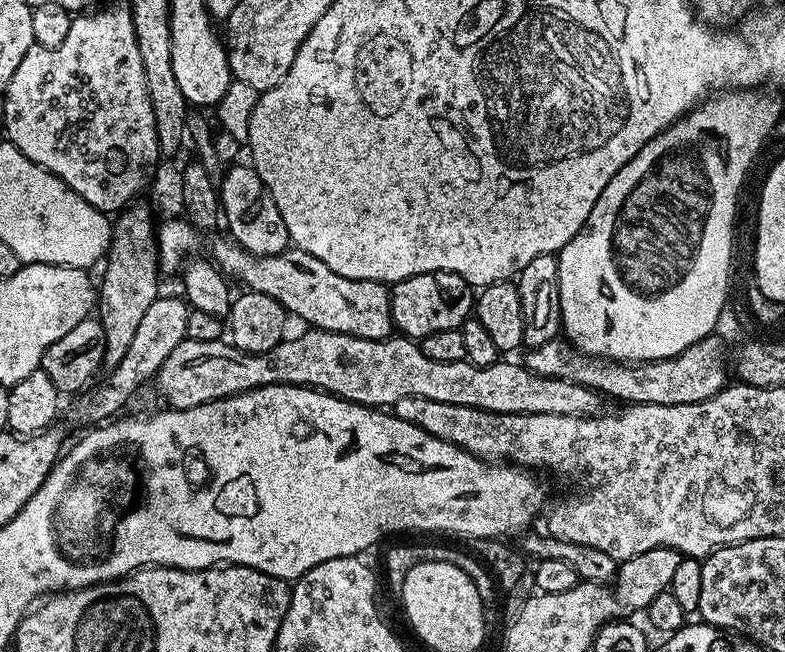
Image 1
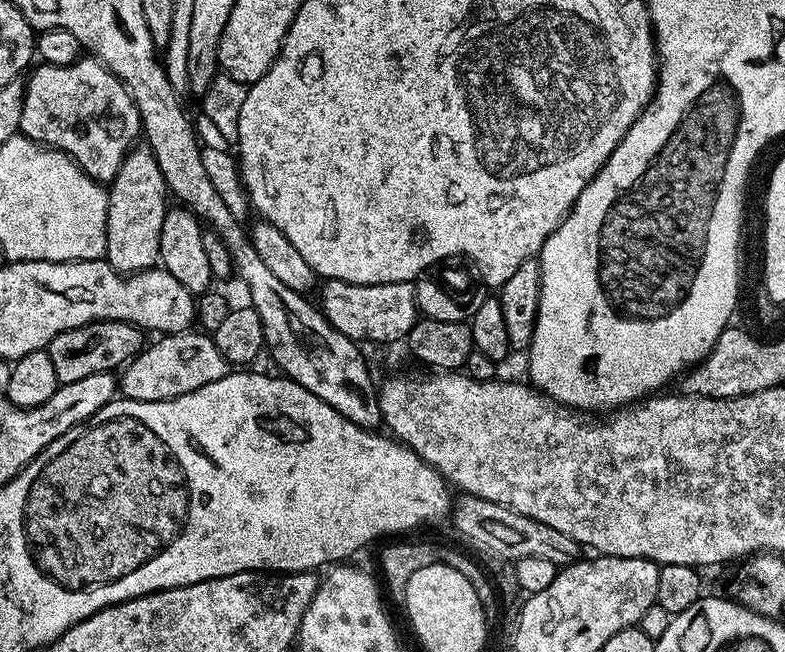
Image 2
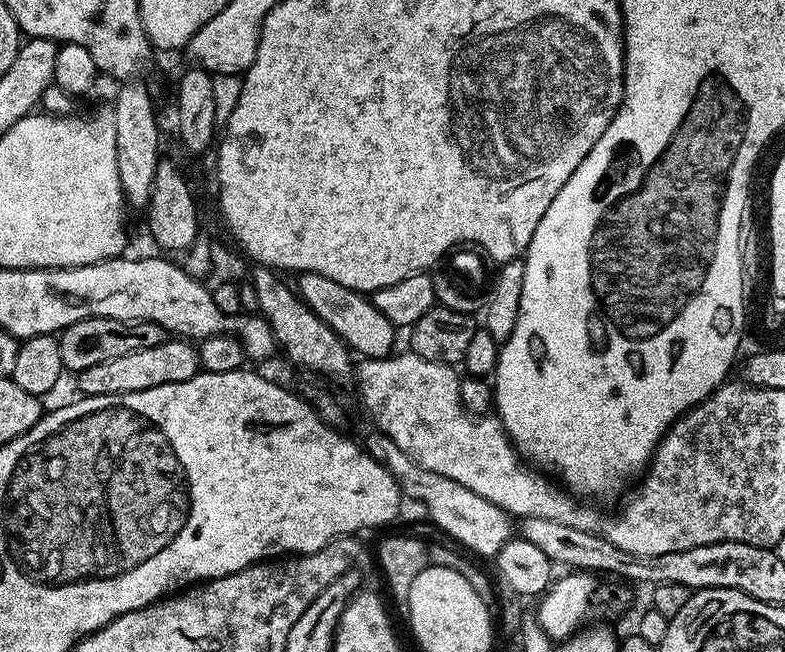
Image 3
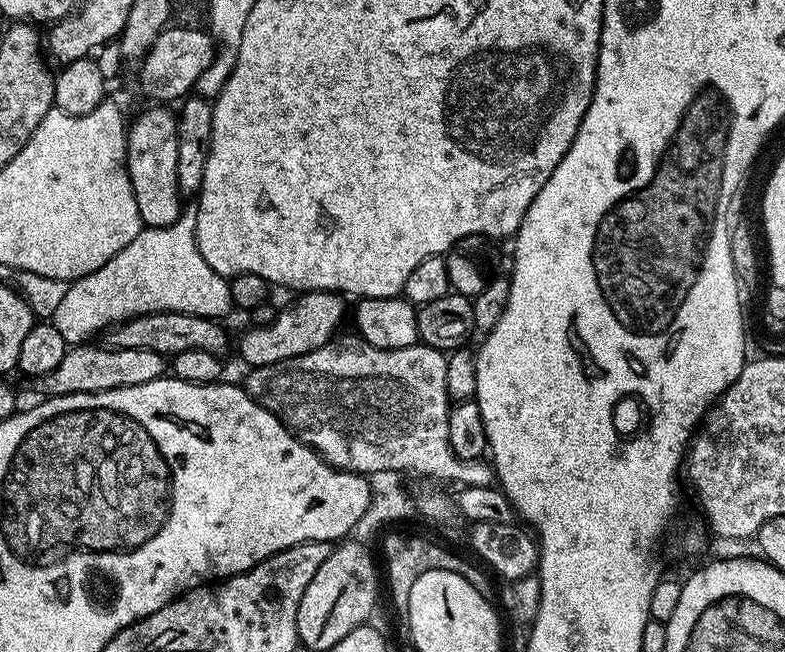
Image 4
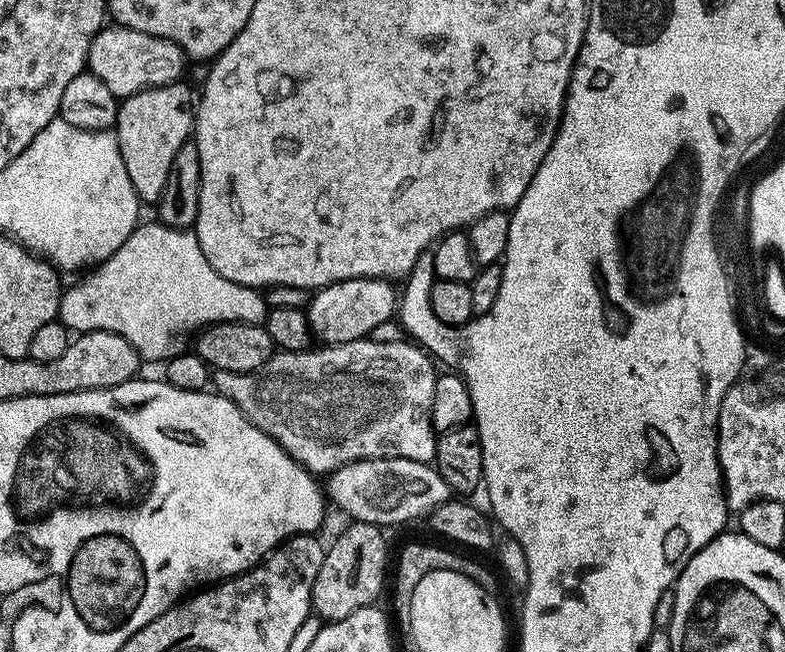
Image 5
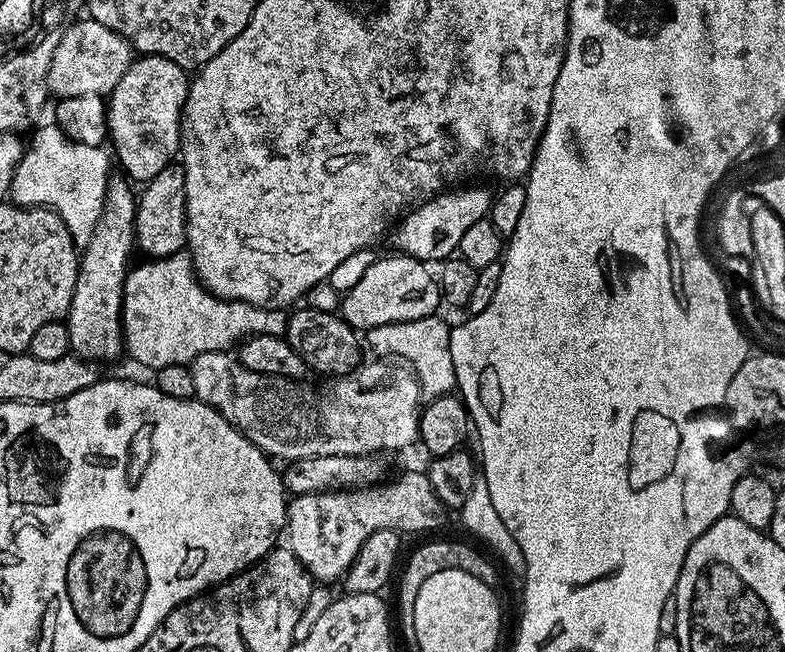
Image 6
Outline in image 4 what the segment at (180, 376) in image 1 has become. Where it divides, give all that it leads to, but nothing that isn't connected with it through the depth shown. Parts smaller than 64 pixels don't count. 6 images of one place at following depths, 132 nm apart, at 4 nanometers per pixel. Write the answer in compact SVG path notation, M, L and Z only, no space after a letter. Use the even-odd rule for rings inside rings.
M85 342L69 347L68 353L50 370L50 374L39 377L38 384L44 391L45 397L69 396L70 394L90 394L91 392L109 392L115 388L129 388L130 386L142 386L146 382L154 382L161 379L166 372L165 357L154 354L154 350L122 350L121 348L110 348L101 346L95 348L95 343Z

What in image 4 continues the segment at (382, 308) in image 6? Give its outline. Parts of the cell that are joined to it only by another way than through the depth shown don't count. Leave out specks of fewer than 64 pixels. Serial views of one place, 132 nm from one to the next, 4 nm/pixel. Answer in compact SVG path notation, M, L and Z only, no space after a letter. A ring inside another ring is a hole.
M305 292L295 297L289 308L275 313L271 324L248 326L240 336L240 356L252 368L270 366L279 360L298 358L318 350L337 335L336 327L344 320L345 297L338 292Z

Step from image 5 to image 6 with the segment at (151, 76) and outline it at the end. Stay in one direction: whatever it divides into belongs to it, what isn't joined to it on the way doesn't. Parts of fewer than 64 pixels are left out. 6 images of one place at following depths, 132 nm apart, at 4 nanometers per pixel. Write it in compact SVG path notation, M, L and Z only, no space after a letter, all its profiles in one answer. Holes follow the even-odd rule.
M91 18L72 24L56 41L54 58L50 62L48 90L56 98L78 98L78 94L94 94L105 98L122 82L122 74L132 65L134 49L110 26Z

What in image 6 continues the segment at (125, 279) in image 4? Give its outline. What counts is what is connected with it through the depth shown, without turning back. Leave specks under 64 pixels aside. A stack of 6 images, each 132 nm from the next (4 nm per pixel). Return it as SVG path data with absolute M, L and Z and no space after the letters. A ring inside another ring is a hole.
M187 251L176 252L172 256L148 258L145 264L129 267L128 277L124 283L124 346L127 355L132 355L144 368L155 370L162 366L175 364L191 365L198 354L207 352L228 352L239 345L241 340L258 334L284 336L288 330L289 313L282 308L255 308L241 300L221 300L219 296L208 291L196 279L196 267L192 264Z

